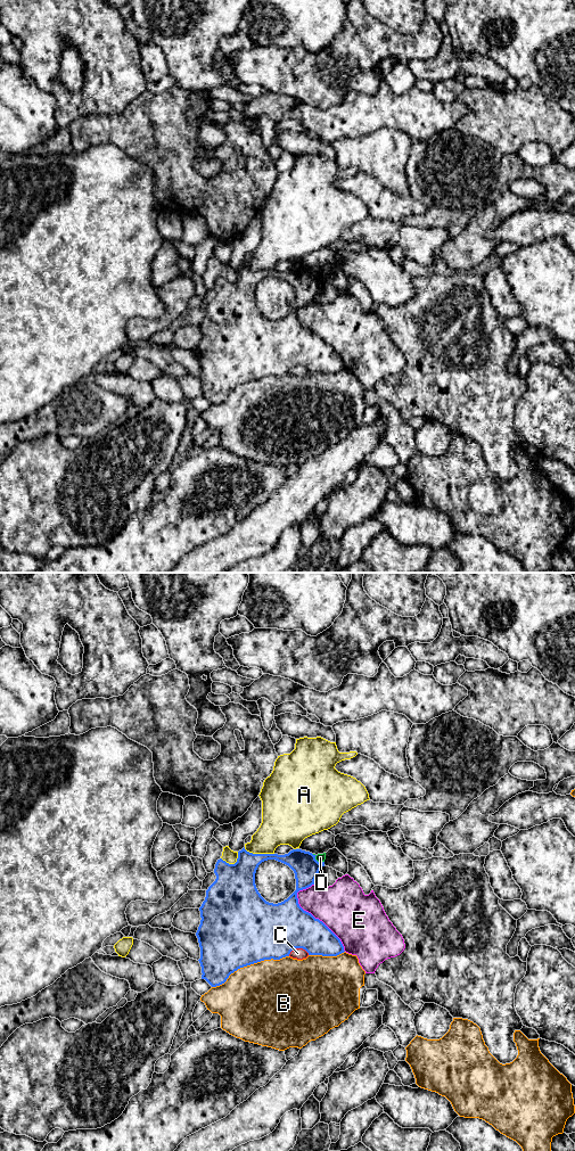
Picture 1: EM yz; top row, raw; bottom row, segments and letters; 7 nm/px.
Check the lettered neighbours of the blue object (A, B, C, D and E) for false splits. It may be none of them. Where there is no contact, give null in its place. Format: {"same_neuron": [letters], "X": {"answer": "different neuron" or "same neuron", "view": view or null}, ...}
{"same_neuron": ["D"], "A": {"answer": "different neuron", "view": "yz"}, "B": {"answer": "different neuron", "view": "yz"}, "C": {"answer": "different neuron", "view": "yz"}, "D": {"answer": "same neuron", "view": "yz"}, "E": {"answer": "different neuron", "view": "yz"}}

